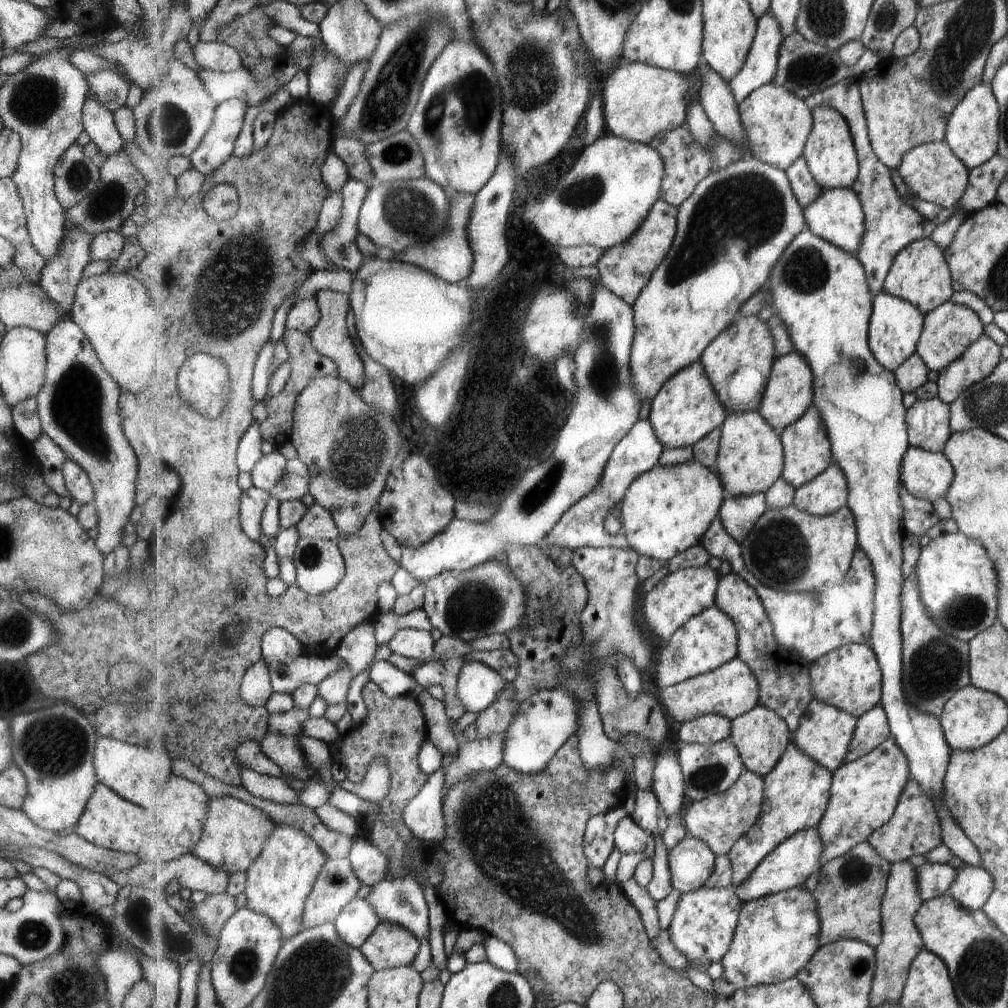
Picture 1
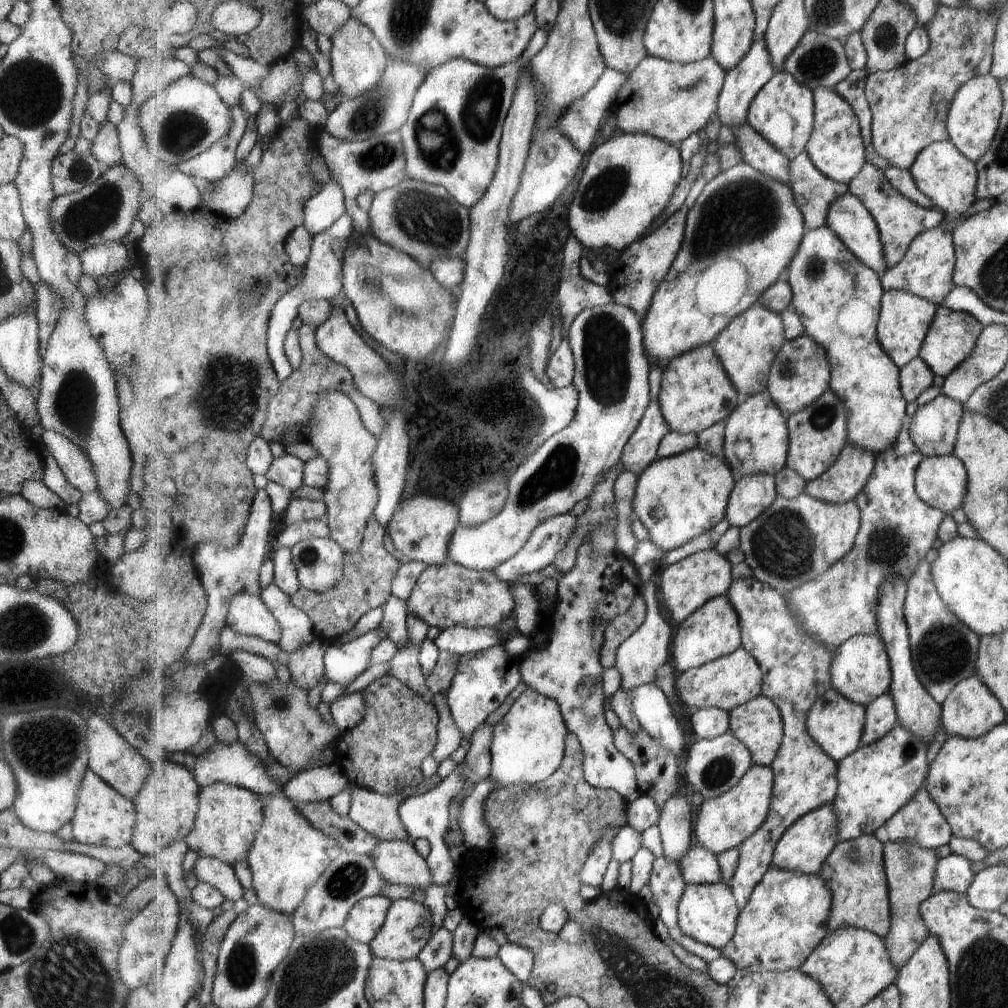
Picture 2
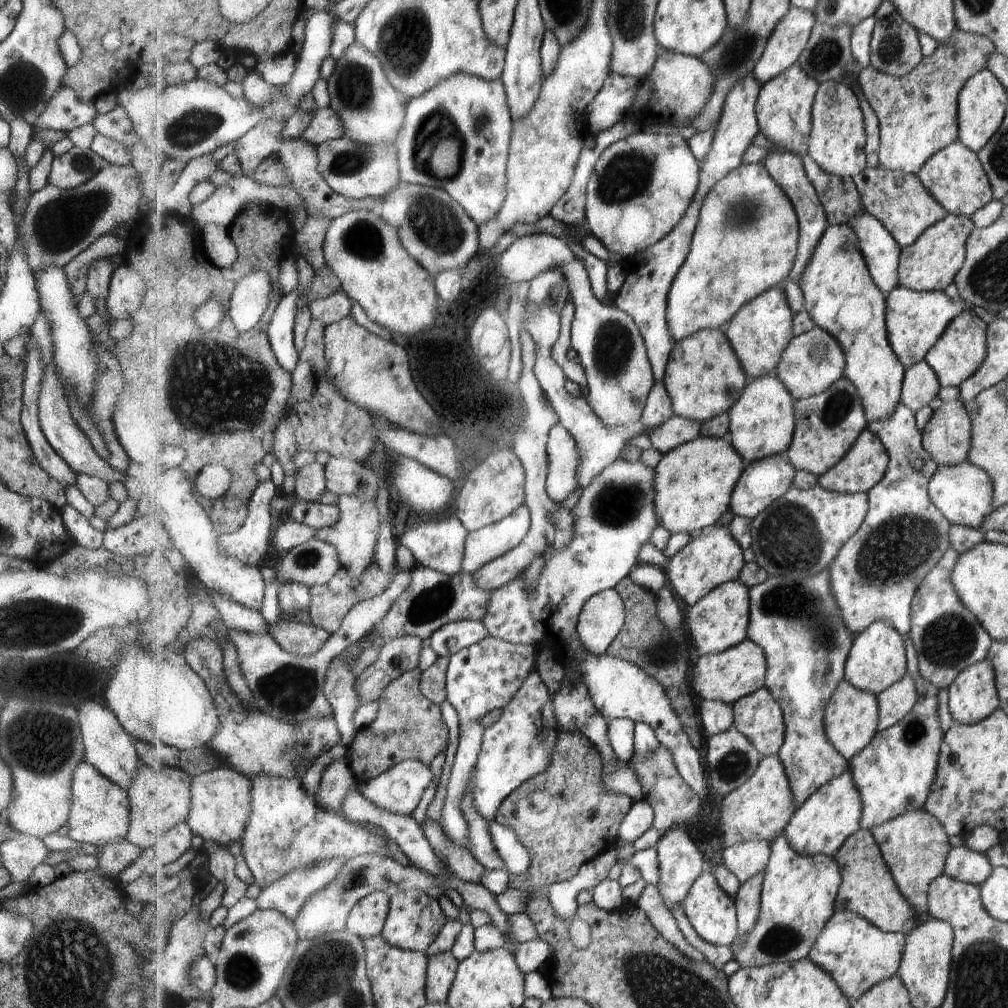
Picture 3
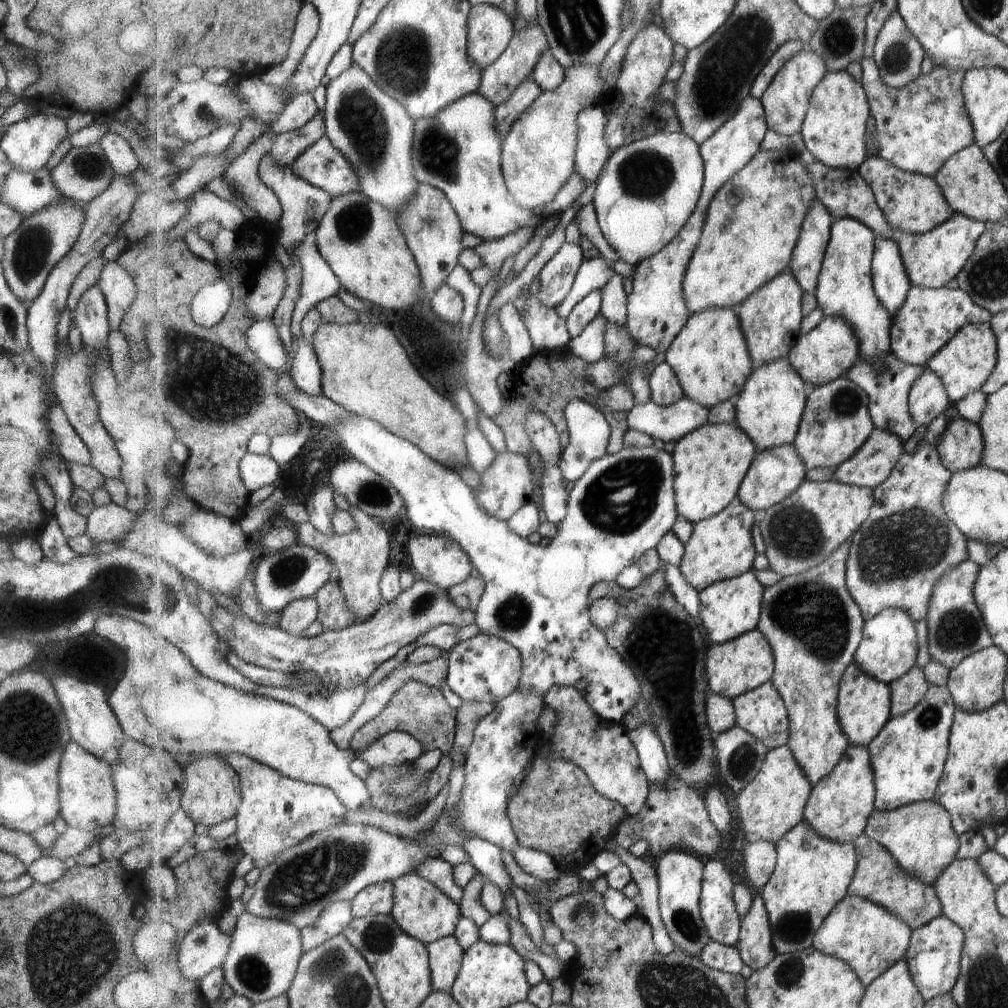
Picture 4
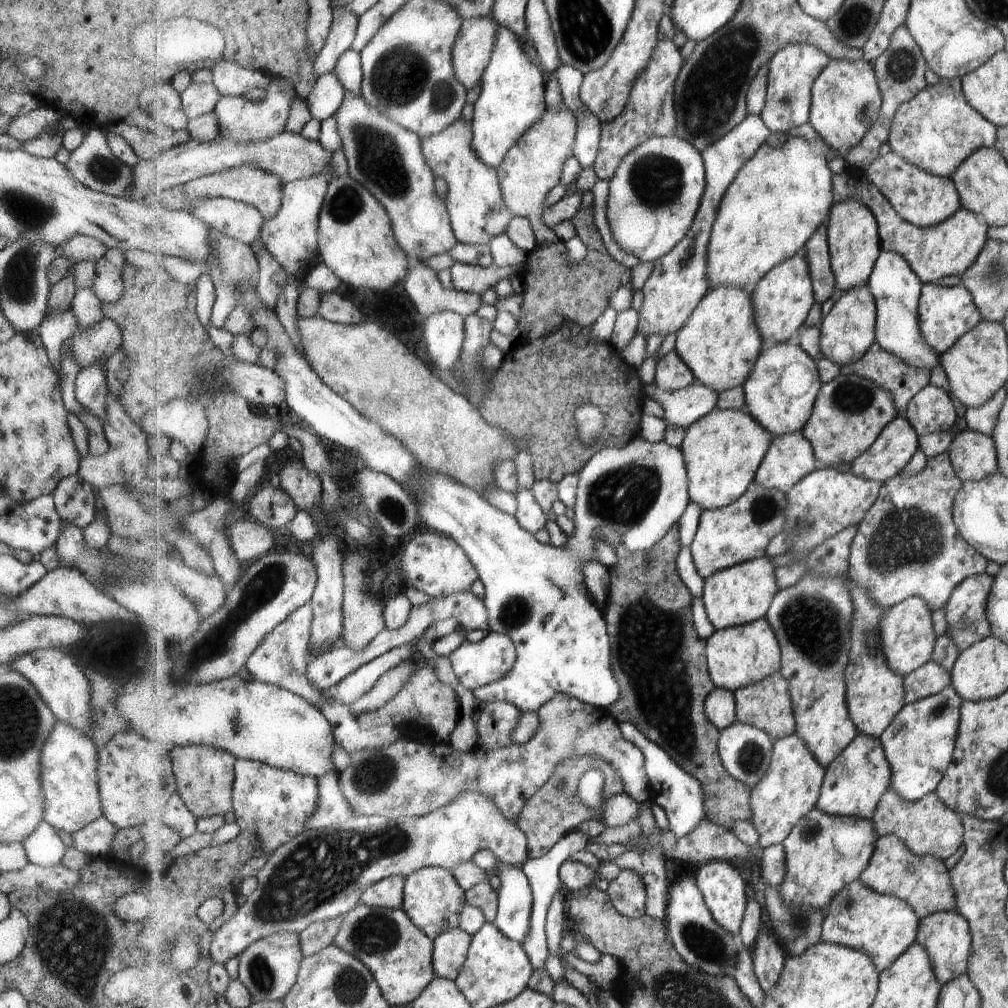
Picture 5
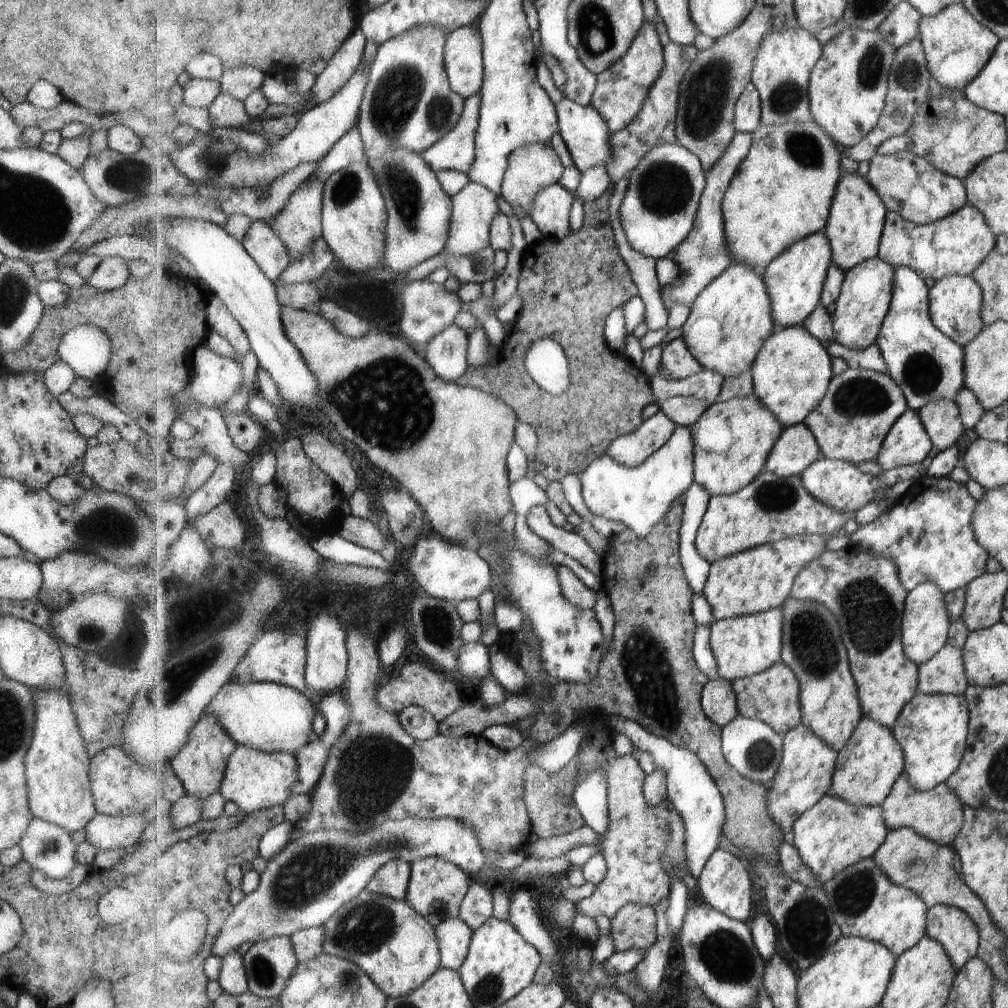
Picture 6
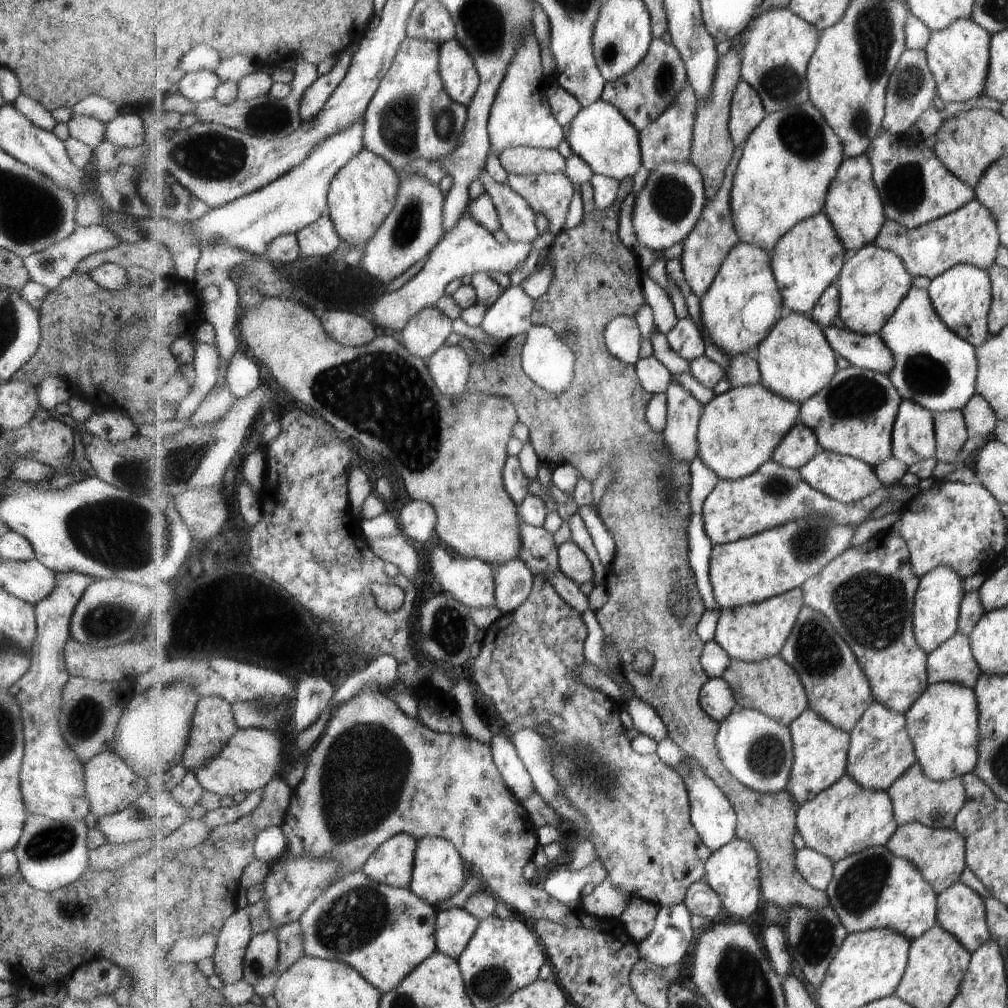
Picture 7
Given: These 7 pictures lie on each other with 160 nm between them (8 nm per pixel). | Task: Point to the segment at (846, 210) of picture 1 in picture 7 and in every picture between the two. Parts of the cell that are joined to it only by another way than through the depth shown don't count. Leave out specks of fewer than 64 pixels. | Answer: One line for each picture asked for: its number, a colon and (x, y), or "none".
2: (848, 217)
3: (883, 254)
4: (892, 282)
5: (897, 289)
6: (928, 366)
7: (933, 367)

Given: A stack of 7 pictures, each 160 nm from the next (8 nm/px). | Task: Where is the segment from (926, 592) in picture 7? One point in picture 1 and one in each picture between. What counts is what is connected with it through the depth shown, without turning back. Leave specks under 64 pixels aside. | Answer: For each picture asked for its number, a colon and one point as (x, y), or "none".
1: (850, 678)
2: (861, 671)
3: (877, 660)
4: (888, 651)
5: (908, 638)
6: (924, 626)

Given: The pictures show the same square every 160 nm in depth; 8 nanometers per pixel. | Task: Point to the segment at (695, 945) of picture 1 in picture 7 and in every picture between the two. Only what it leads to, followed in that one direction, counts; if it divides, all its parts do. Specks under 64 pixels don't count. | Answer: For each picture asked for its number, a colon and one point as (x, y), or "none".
2: (709, 913)
3: (711, 910)
4: (719, 911)
5: (725, 891)
6: (725, 884)
7: (733, 871)

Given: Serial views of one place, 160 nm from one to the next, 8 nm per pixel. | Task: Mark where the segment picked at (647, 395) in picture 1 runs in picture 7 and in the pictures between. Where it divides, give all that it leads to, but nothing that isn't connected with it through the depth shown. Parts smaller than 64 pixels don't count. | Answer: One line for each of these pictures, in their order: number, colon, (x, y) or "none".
2: (743, 214)
3: (748, 225)
4: (753, 224)
5: (780, 197)
6: (783, 192)
7: (788, 163)

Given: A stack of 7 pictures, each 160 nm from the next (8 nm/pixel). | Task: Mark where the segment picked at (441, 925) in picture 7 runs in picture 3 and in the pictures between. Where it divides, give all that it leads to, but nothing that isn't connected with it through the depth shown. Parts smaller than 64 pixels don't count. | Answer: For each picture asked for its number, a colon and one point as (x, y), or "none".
3: (442, 968)
4: (446, 955)
5: (451, 949)
6: (455, 936)

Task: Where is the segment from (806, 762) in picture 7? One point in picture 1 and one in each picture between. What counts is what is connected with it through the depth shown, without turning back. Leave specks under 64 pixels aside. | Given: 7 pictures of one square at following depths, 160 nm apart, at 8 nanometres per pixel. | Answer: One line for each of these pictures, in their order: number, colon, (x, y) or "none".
1: (721, 820)
2: (724, 822)
3: (759, 810)
4: (770, 807)
5: (790, 790)
6: (805, 776)

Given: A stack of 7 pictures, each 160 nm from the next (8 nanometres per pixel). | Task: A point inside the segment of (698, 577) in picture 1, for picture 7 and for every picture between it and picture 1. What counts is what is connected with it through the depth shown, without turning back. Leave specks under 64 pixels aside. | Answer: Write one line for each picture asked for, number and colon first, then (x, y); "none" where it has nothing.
2: (686, 586)
3: (714, 558)
4: (722, 547)
5: (730, 536)
6: (772, 508)
7: (774, 495)

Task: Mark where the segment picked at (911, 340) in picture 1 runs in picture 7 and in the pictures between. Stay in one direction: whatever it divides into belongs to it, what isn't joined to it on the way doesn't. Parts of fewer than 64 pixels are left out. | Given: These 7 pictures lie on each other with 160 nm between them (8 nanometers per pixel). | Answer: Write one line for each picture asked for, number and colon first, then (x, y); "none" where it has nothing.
2: (905, 319)
3: (916, 320)
4: (928, 318)
5: (945, 313)
6: (955, 302)
7: (961, 295)

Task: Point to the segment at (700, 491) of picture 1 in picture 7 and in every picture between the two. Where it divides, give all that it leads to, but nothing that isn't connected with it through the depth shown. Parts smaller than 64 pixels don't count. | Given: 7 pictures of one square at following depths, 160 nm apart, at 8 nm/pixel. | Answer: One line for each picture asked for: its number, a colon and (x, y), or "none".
2: (679, 498)
3: (694, 483)
4: (710, 464)
5: (723, 451)
6: (753, 428)
7: (740, 430)

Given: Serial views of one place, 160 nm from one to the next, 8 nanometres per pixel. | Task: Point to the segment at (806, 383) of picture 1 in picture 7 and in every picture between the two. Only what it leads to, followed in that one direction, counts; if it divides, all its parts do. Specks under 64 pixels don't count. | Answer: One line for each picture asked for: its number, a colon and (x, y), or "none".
2: (801, 374)
3: (813, 362)
4: (826, 353)
5: (848, 332)
6: (867, 291)
7: (874, 281)

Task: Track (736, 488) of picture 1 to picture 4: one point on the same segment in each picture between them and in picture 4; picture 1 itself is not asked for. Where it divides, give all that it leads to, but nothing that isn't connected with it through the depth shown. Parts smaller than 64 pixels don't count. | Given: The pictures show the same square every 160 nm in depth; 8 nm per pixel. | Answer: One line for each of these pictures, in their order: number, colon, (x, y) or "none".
2: (758, 420)
3: (763, 423)
4: (770, 409)

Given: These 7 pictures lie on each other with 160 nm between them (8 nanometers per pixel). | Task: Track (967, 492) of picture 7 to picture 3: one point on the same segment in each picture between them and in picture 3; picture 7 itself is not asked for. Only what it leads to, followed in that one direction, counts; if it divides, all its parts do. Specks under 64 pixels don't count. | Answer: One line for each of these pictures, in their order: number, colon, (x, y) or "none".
3: (875, 577)
4: (904, 547)
5: (907, 546)
6: (926, 533)

